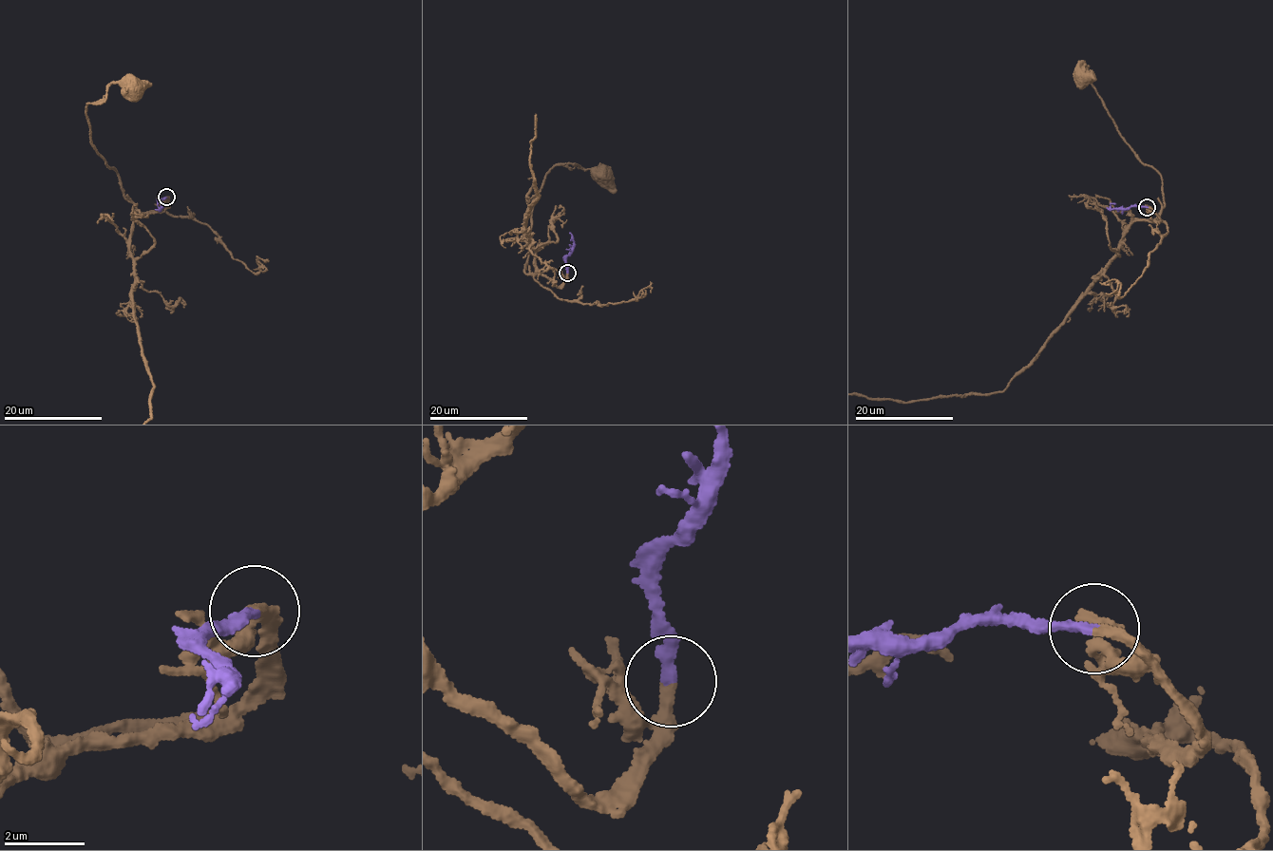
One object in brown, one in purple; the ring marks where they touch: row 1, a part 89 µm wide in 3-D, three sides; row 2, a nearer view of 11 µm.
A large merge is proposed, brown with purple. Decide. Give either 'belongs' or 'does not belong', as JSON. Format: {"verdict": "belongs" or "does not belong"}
{"verdict": "belongs"}

